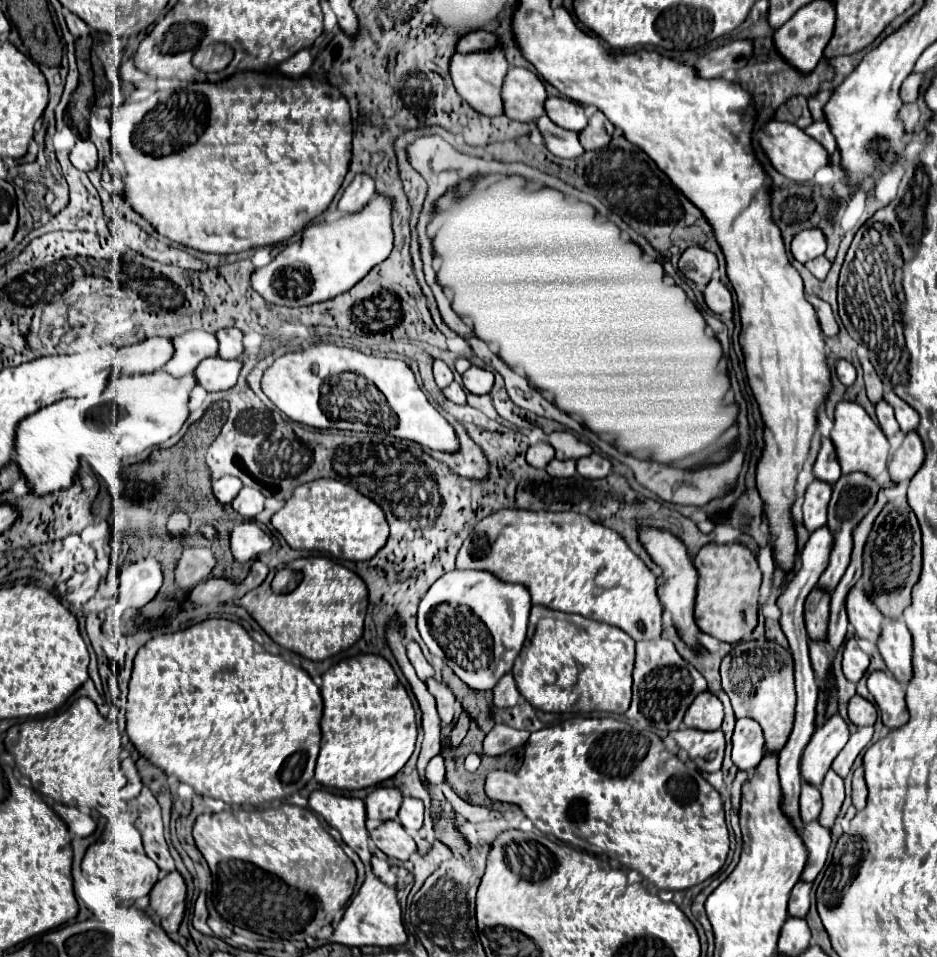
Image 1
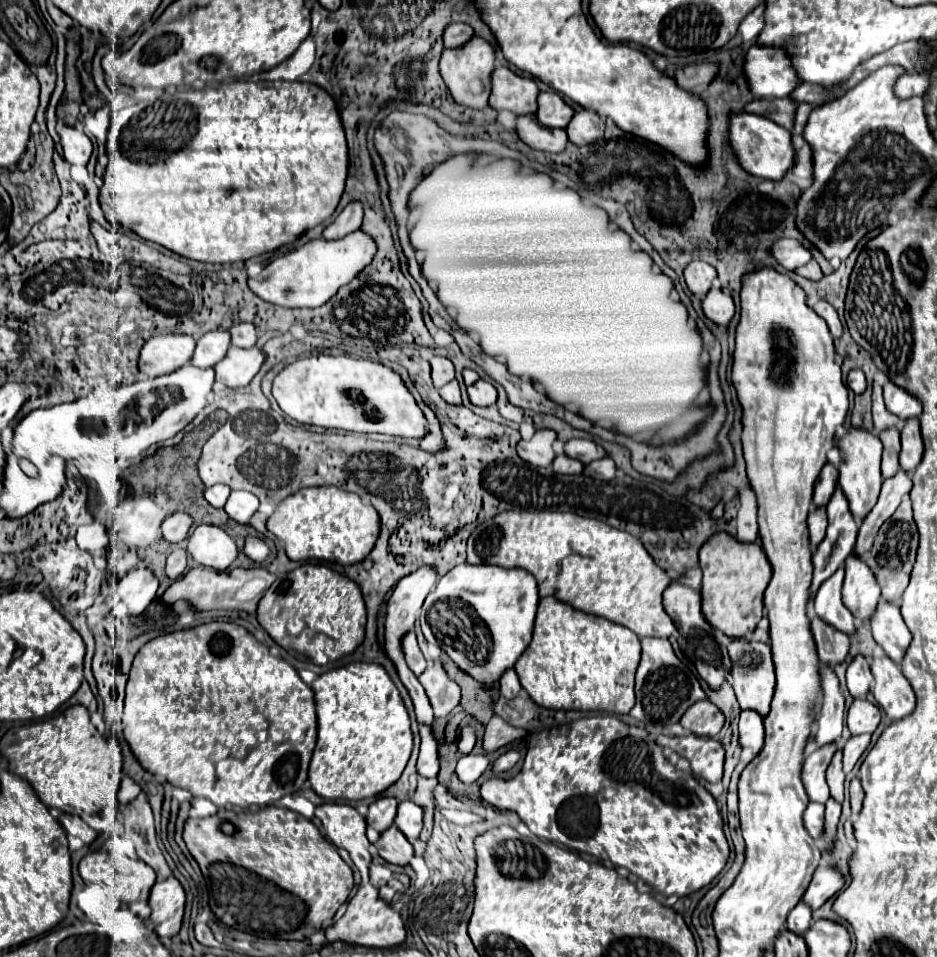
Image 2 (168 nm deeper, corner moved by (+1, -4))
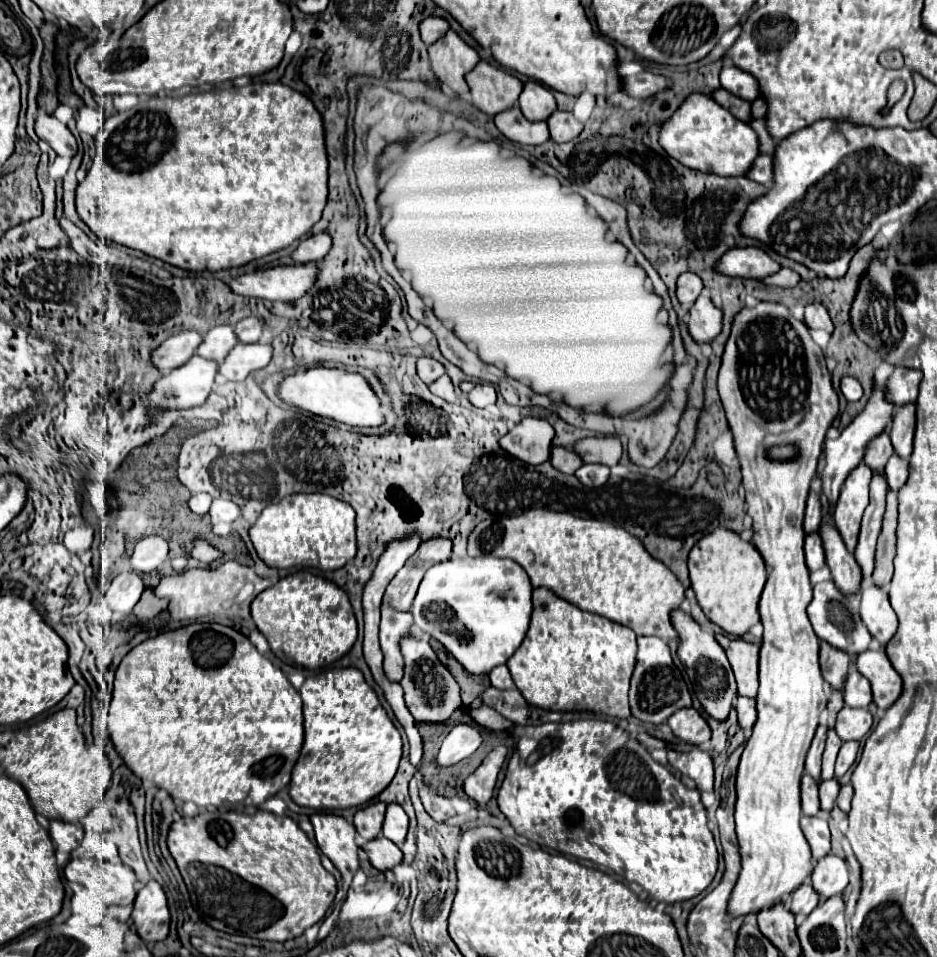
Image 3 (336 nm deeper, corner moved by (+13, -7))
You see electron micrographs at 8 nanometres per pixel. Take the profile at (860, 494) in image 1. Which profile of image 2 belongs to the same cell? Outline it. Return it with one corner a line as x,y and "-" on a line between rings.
838,568
818,590
814,598
814,612
828,622
830,626
852,634
854,632
854,616
850,610
842,604
842,580
844,580
844,568

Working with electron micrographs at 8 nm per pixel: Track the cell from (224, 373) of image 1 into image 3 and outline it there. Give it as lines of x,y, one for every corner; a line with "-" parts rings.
238,343
220,363
220,375
228,381
244,381
252,371
264,369
272,359
270,343

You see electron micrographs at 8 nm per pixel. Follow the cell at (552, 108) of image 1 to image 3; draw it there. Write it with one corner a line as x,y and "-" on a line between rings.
526,81
520,93
520,109
530,121
548,119
556,111
556,99
552,91
540,81

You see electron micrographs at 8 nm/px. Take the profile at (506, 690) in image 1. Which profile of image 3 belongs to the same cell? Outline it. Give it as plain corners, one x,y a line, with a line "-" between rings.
506,665
494,667
494,669
490,671
490,681
492,681
492,685
498,687
498,689
512,689
512,687
514,687
514,681
512,681
510,671
508,671

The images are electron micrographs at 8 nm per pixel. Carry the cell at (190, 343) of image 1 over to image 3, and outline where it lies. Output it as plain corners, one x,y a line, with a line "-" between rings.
218,325
204,335
204,341
196,353
206,359
224,361
236,343
238,343
238,337
234,333
234,327
232,325

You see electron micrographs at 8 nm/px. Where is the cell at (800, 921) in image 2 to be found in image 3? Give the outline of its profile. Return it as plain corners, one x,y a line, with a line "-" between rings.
806,879
796,891
794,891
794,899
790,903
790,911
794,911
794,915
798,913
812,913
812,909
820,903
820,895
814,891
812,887
812,881

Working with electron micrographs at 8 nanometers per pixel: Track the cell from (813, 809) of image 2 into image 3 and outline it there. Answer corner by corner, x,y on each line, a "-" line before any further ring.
802,817
802,831
812,847
812,857
820,859
830,853
830,829
824,817

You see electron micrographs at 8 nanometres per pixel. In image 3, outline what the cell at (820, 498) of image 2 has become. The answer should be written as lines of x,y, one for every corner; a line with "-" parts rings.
810,491
808,503
806,503
806,517
804,517
804,531
814,533
820,527
822,519
822,505
820,505
820,495
816,491

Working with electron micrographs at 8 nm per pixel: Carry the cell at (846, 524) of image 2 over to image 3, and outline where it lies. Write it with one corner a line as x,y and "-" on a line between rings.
874,379
872,397
868,399
866,407
854,417
854,421
842,431
842,435
838,439
826,441
826,467
822,471
822,495
828,499
830,509
836,507
836,501
838,501
838,495
840,495
840,487
846,481
846,477
850,475
850,471
854,471
854,467
858,467
858,463
864,459
868,443
888,429
888,425
892,421
892,415
894,415
894,409
896,409
896,405
886,399
884,385

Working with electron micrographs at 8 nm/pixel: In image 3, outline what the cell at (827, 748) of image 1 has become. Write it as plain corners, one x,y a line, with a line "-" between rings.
804,775
802,777
802,811
808,817
820,813
818,783
814,783
814,779
810,779
810,775

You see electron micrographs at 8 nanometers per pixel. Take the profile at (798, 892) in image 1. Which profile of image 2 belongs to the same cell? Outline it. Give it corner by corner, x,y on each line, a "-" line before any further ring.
822,860
812,876
812,882
808,884
808,888
802,896
802,902
806,906
810,906
810,910
818,910
842,886
844,886
844,874
840,874
834,866
830,866
828,862

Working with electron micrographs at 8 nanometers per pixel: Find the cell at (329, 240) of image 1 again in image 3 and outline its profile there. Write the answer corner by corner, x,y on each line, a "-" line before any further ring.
278,265
274,269
260,269
254,273
244,273
232,281
228,287
246,297
258,297
268,301
294,301
300,299
318,275
314,265

